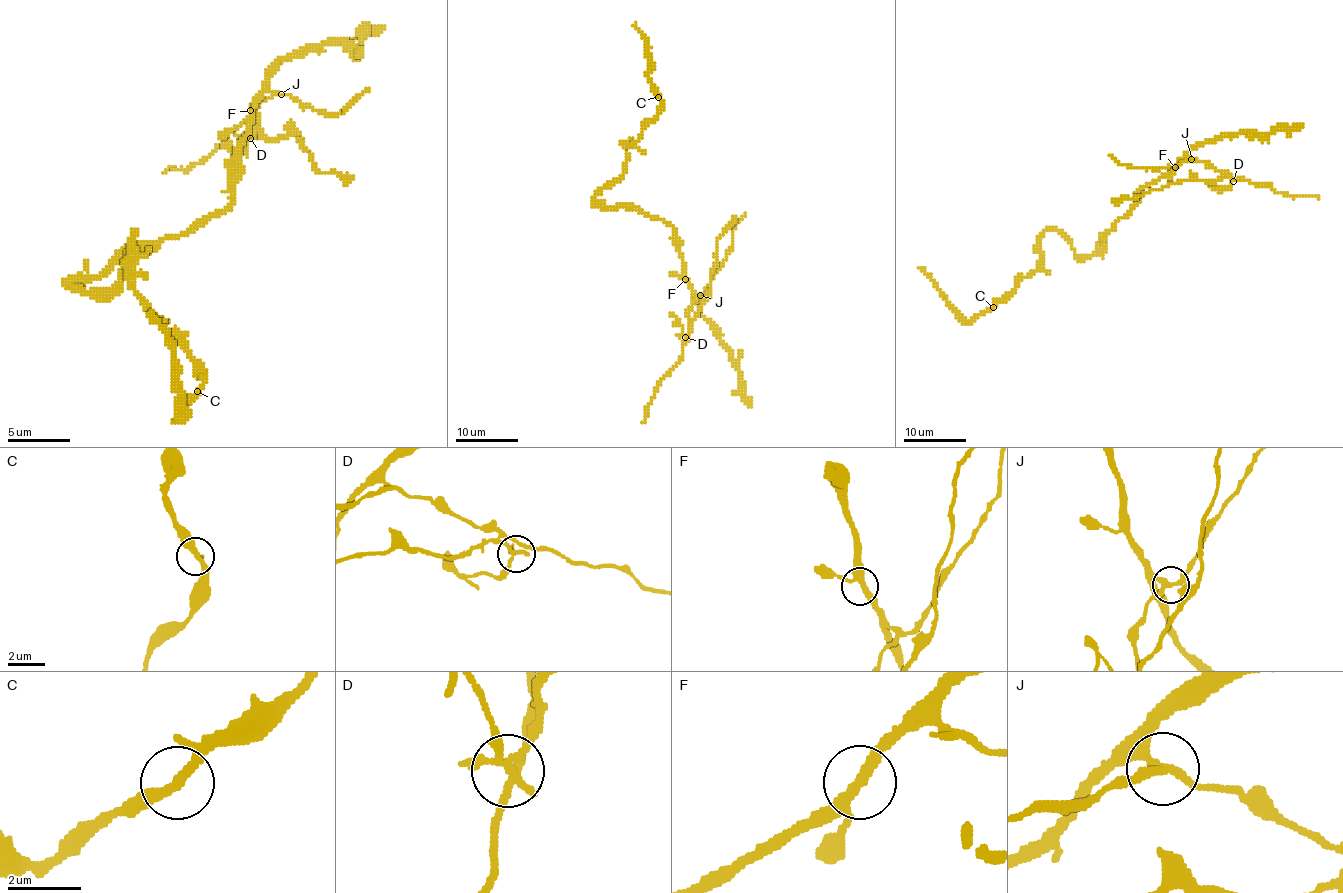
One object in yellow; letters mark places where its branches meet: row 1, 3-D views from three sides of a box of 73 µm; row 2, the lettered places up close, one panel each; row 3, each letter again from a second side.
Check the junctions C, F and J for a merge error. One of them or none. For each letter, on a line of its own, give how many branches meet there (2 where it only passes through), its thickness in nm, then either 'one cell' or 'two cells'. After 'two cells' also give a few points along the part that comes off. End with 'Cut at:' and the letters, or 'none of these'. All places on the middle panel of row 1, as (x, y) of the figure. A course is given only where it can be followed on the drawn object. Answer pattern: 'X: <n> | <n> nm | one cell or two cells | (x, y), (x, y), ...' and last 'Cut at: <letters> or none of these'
C: 2 | 300 nm | one cell
F: 3 | 280 nm | one cell
J: 3 | 240 nm | two cells | (700, 295), (693, 301), (688, 315), (689, 331), (689, 323), (710, 290), (718, 240), (736, 217)
Cut at: J

